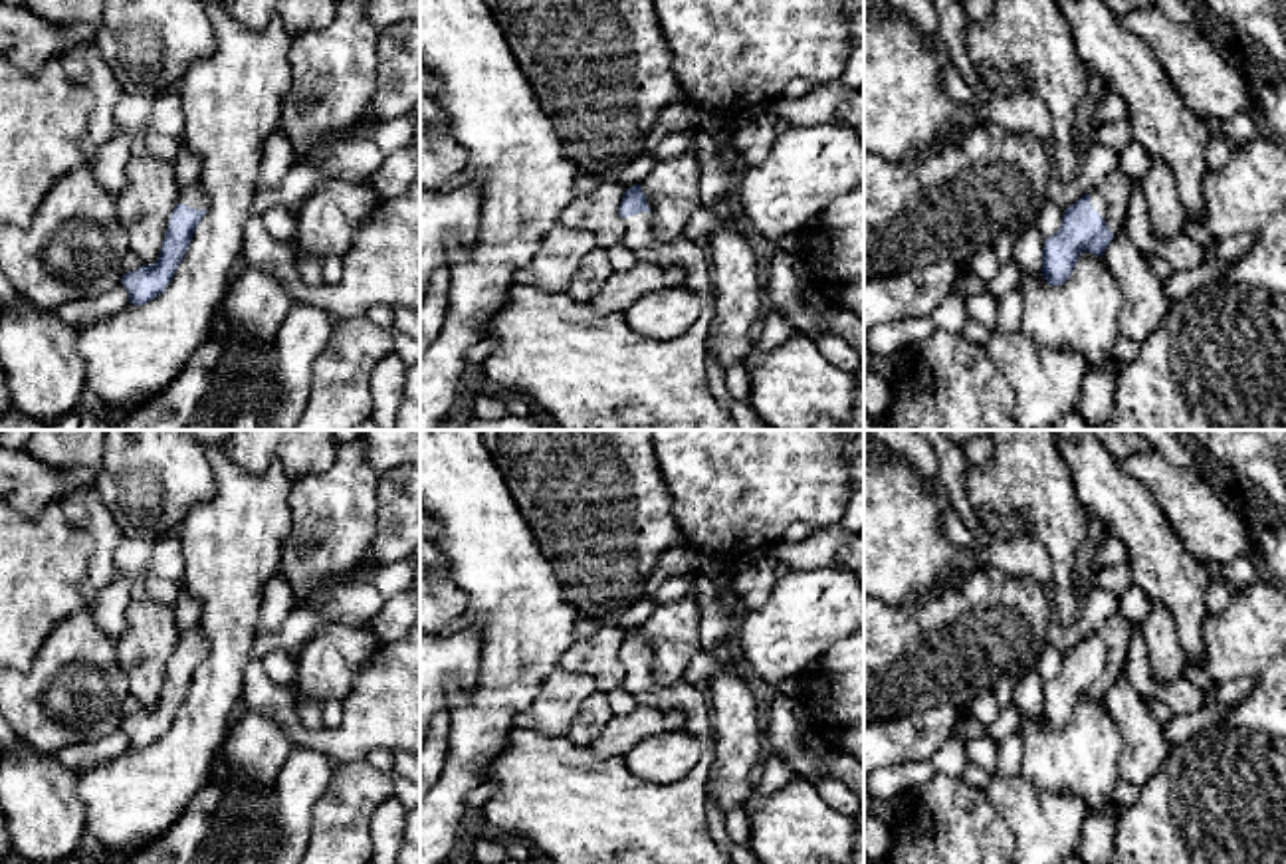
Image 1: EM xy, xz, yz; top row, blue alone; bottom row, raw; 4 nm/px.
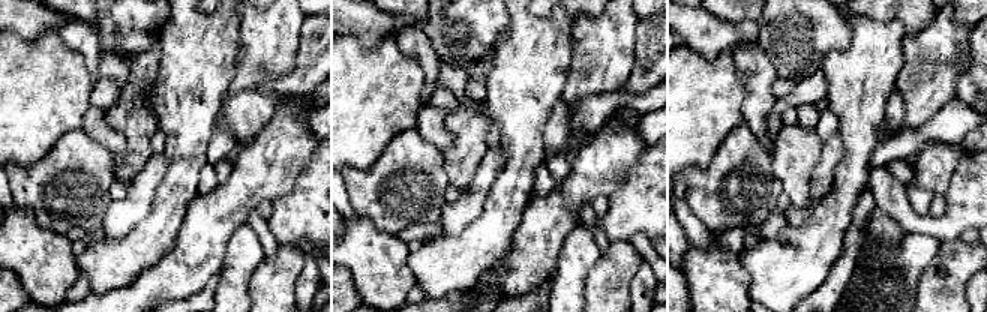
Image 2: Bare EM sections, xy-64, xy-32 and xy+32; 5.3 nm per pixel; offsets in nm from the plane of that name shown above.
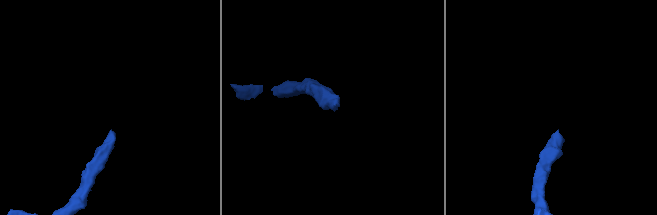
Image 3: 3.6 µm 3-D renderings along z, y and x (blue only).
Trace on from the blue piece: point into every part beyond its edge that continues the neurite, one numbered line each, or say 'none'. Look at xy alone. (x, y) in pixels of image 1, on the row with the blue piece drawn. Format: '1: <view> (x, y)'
1: xy (195, 197)

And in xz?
1: xz (579, 365)

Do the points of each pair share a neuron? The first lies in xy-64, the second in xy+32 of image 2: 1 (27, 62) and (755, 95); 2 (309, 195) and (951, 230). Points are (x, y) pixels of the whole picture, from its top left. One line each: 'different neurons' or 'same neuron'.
1: different neurons
2: same neuron

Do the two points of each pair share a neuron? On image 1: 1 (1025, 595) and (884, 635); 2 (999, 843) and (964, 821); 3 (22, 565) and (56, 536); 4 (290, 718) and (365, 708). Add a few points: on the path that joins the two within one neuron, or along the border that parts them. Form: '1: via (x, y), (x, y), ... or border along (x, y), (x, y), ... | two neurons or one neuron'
1: via (989, 617), (956, 617), (936, 627), (920, 627) | one neuron
2: via (991, 843), (985, 843), (971, 829) | one neuron
3: via (30, 561), (48, 543) | one neuron
4: via (308, 738), (339, 738), (349, 728) | one neuron

